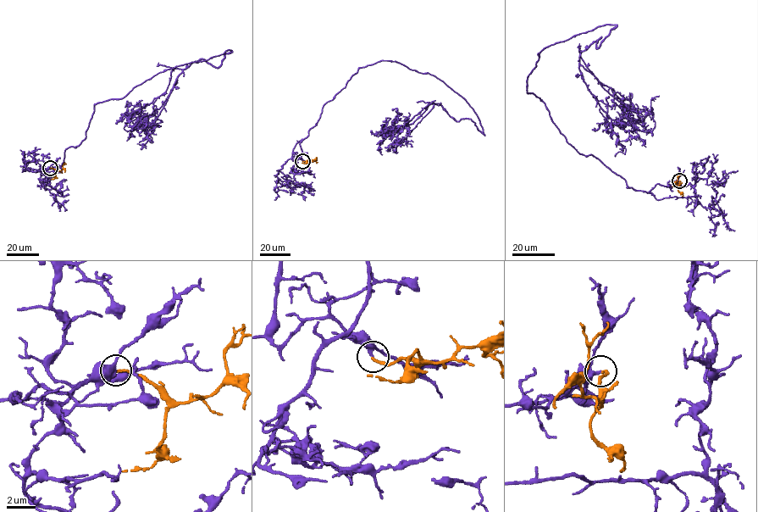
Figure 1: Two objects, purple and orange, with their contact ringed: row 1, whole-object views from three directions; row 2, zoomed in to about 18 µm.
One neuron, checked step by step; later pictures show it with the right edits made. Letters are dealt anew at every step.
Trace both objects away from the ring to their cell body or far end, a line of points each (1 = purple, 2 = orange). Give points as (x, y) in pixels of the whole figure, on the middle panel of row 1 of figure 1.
1: (302, 161), (293, 149), (323, 106), (381, 60), (442, 80), (484, 135), (431, 102), (398, 130), (396, 147)
2: (302, 161), (314, 160), (316, 163)

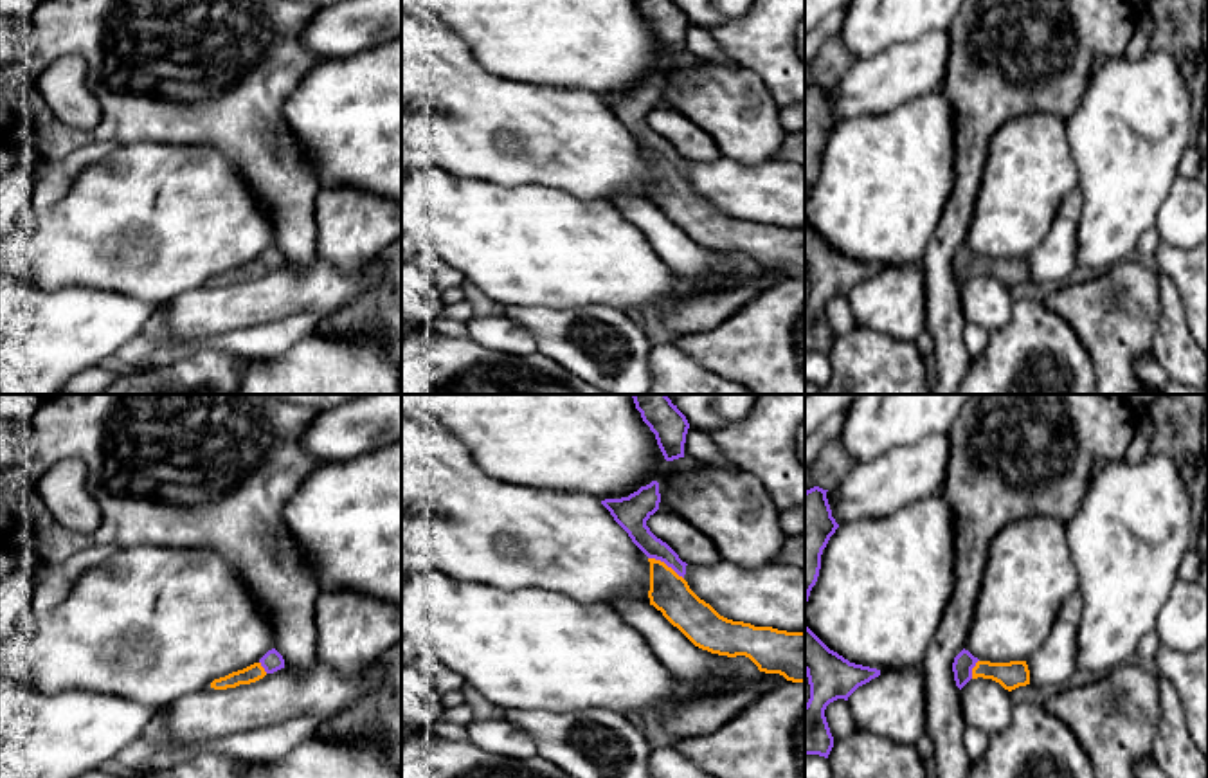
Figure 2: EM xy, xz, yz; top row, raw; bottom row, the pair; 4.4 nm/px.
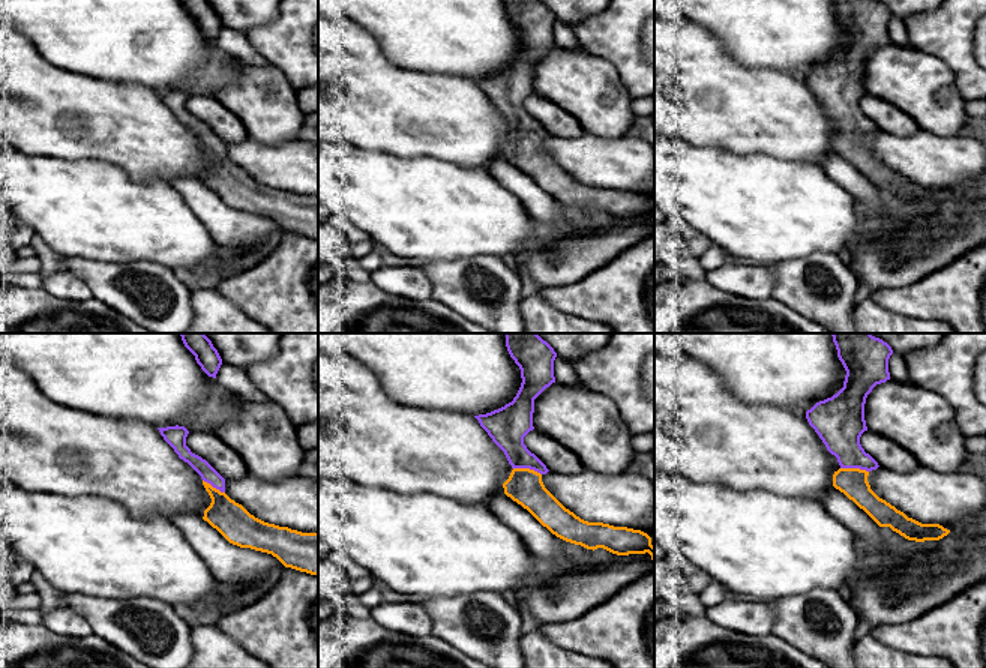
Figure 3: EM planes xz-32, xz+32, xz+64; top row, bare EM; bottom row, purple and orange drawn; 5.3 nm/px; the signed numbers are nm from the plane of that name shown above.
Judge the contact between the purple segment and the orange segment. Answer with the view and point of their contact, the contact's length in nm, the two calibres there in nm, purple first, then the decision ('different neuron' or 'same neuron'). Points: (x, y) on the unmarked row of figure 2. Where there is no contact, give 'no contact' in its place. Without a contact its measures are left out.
xz (667, 161) | 190 nm | 110/180 nm | same neuron

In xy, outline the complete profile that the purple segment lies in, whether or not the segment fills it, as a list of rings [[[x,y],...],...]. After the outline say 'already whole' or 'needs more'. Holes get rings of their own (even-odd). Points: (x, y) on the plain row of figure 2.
[[[272,245],[257,259],[243,267],[232,268],[225,274],[214,276],[211,279],[211,285],[227,286],[236,285],[239,281],[250,281],[263,276],[266,270],[274,270],[281,265],[284,265],[284,256],[275,245]]]; needs more

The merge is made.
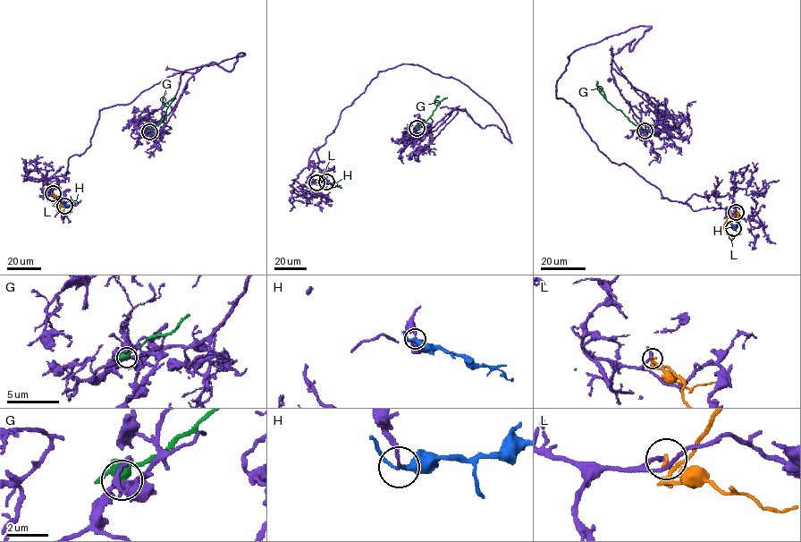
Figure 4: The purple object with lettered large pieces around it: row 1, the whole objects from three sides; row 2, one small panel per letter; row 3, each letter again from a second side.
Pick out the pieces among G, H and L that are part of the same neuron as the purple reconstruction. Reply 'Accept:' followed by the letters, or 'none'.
Accept: H

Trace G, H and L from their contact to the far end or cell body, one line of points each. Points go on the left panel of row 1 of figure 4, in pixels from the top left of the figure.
G: (149, 131), (155, 128), (165, 113), (168, 106), (162, 102), (165, 93)
H: (64, 206), (74, 205), (81, 199)
L: (53, 193), (58, 198), (61, 212), (63, 208)

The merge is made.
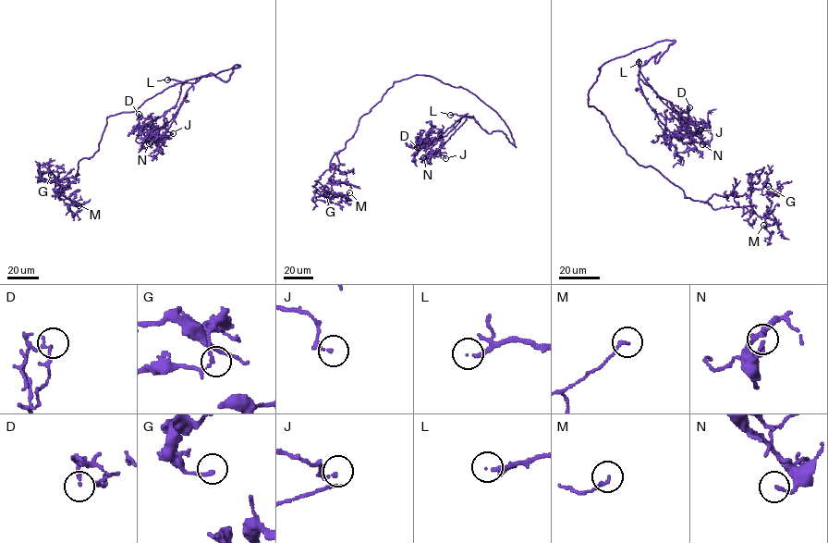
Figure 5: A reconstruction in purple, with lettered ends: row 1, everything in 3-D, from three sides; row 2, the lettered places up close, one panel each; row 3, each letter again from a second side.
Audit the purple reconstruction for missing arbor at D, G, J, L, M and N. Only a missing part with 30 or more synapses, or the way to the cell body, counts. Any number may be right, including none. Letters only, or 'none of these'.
L

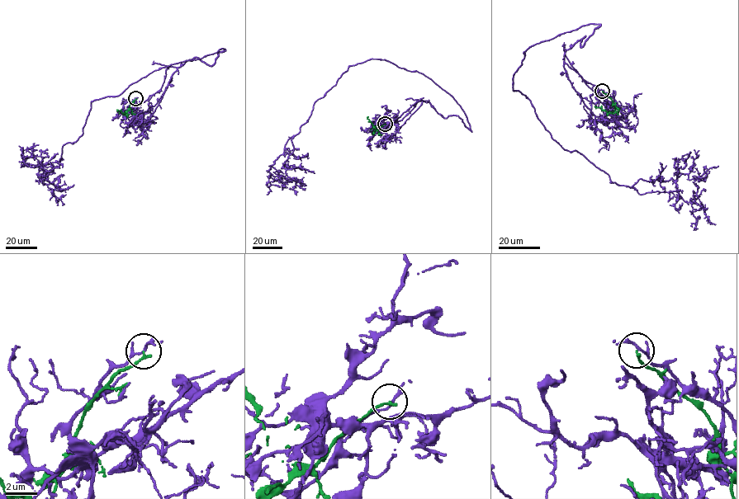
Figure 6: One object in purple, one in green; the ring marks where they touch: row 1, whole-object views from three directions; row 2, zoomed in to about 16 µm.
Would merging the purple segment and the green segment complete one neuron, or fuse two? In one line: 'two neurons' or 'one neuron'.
two neurons

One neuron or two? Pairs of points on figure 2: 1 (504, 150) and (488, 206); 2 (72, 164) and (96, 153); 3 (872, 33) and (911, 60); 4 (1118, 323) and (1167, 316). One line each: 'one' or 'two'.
1: two
2: one
3: two
4: two

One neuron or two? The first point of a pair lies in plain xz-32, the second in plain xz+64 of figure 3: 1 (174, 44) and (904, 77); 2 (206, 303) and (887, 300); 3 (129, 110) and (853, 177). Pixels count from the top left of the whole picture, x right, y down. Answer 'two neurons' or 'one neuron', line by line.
1: two neurons
2: two neurons
3: two neurons

